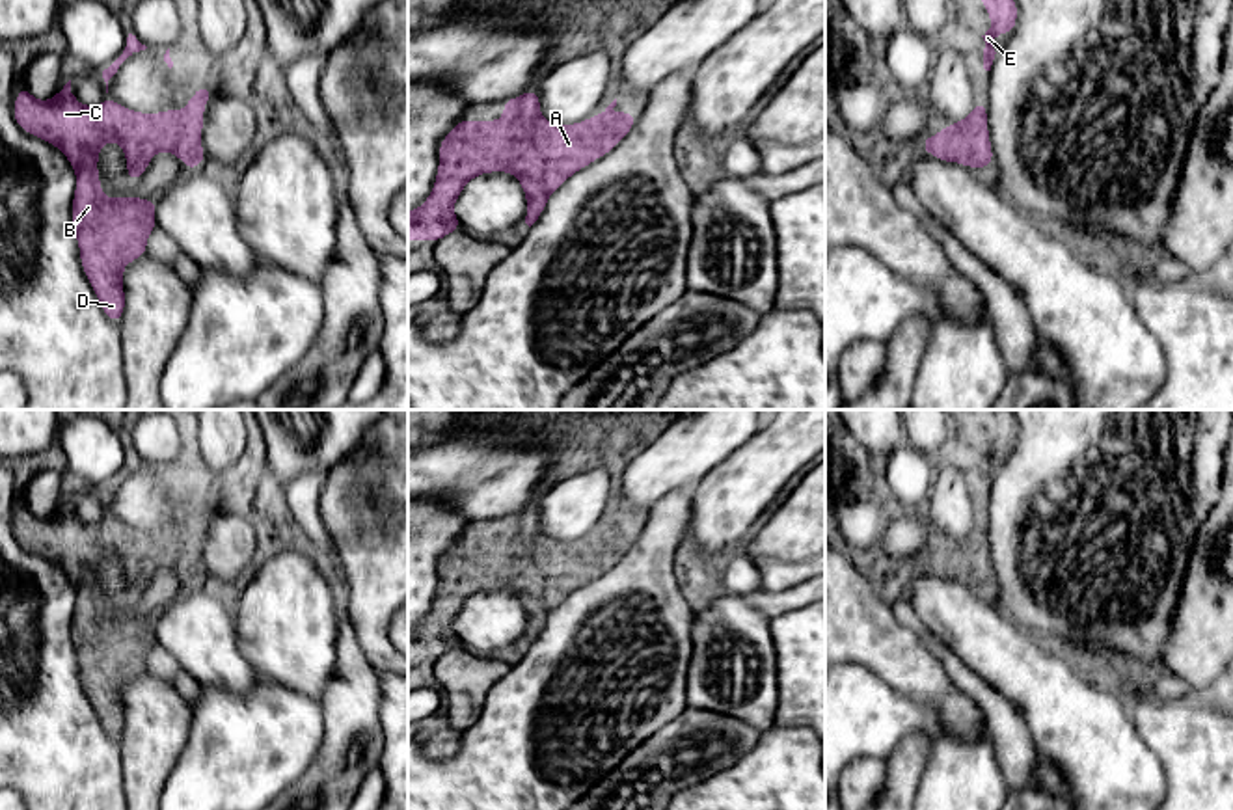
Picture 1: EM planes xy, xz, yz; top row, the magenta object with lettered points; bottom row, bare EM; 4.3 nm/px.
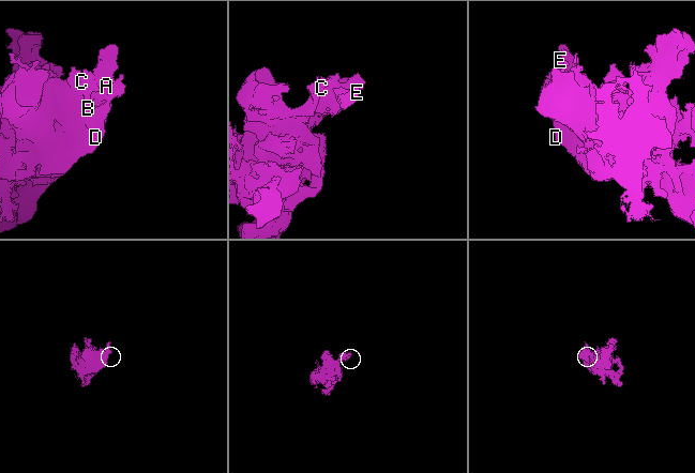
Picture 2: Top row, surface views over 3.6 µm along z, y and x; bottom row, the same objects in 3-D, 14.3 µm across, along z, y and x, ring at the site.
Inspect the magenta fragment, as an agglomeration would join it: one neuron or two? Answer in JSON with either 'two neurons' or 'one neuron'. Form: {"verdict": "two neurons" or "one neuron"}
{"verdict": "one neuron"}

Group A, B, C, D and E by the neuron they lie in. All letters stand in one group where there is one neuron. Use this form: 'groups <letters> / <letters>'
groups A B C D E

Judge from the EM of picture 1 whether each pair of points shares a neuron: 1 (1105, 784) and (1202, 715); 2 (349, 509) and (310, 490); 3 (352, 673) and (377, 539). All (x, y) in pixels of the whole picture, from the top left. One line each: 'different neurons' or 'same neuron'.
1: different neurons
2: different neurons
3: different neurons

